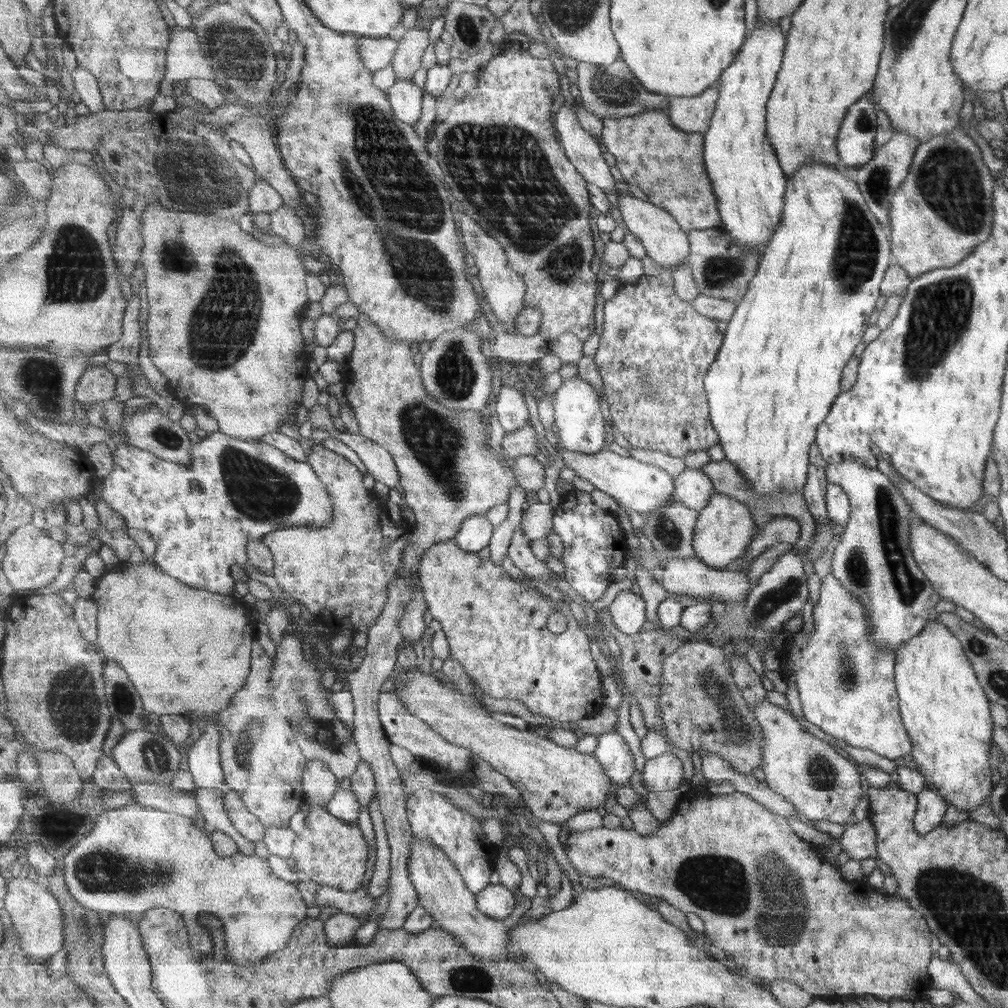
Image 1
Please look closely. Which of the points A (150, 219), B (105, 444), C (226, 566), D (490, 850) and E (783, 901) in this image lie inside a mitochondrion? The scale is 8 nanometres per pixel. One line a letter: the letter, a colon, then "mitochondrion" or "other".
A: other
B: other
C: other
D: other
E: mitochondrion

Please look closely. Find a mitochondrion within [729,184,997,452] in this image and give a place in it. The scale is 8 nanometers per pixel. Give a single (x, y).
(940, 313)

